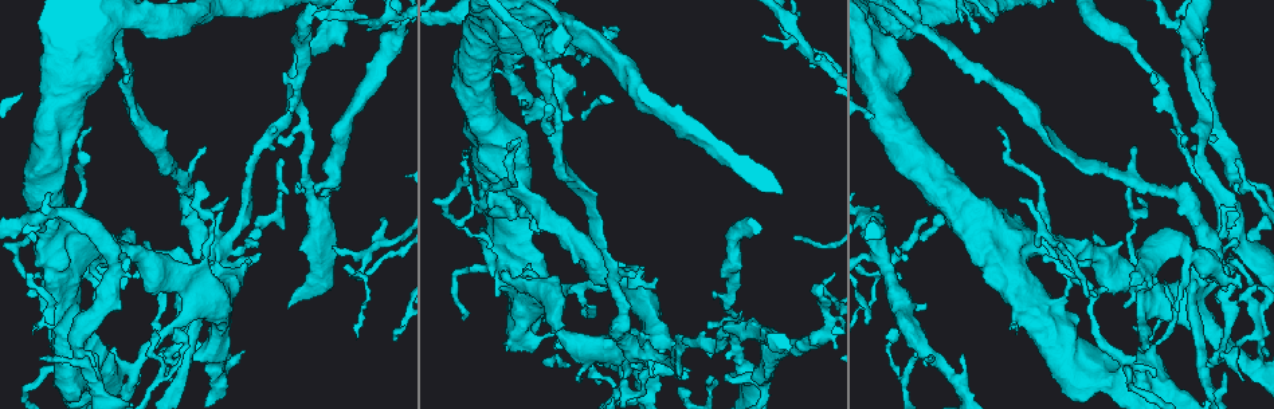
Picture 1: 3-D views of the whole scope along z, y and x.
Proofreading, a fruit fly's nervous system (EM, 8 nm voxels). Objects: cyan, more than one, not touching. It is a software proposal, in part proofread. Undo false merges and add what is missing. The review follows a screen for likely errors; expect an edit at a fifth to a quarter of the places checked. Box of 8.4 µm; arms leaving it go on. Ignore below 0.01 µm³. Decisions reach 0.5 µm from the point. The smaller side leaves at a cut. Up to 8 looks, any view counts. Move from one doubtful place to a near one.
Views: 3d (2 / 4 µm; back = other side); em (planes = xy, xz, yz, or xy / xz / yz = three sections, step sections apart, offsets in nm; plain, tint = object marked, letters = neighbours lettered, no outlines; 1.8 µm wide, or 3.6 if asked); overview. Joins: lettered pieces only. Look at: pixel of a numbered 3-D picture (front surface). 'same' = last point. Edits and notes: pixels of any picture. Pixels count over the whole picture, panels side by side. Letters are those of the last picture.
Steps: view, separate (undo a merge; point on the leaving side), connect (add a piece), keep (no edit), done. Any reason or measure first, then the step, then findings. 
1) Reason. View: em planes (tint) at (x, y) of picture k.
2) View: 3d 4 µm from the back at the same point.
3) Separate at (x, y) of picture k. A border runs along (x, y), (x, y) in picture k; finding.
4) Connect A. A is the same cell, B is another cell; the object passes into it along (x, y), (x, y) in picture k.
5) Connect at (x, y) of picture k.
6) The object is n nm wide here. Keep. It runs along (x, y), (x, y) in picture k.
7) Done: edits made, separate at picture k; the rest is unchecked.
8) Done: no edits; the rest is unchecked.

Sharp bend. View: em planes (tint) at (1067, 278) of picture 1.

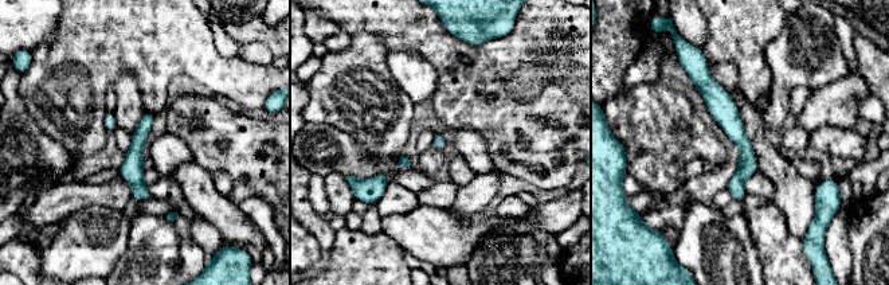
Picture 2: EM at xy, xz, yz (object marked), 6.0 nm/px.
What lies round it. View: em planes (letters) at the same point.

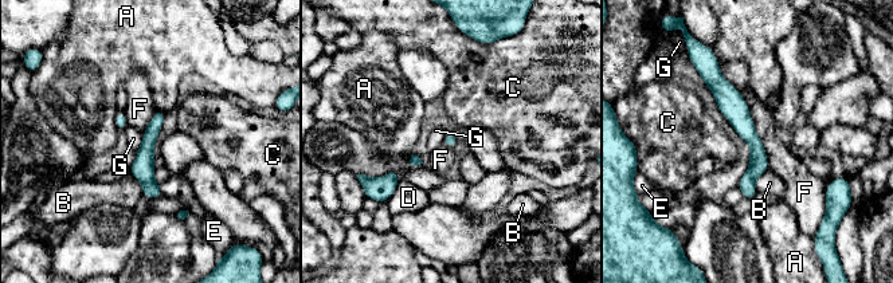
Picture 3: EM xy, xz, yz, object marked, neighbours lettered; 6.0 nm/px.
The longest contact is with F, 700 nm. Keep. A, B, C, D, E, F and G are other cells; a border runs along (717, 61), (748, 107), (770, 168) in picture 3; all the same neuron.

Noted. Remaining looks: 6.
View: 3d 4 µm at (609, 352) of picture 1.

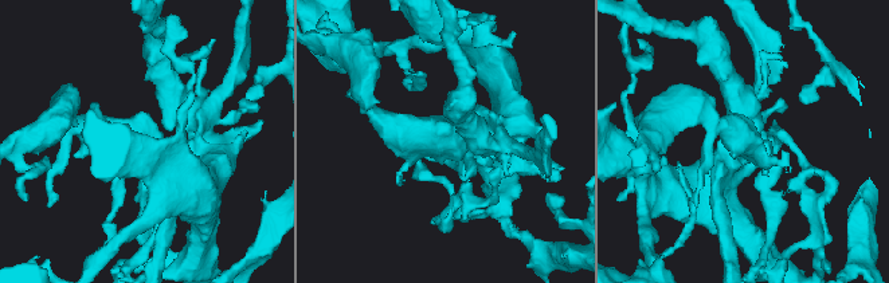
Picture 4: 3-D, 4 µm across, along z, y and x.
Now the EM. View: em yz step 4 (tint) at (444, 140) of picture 4.

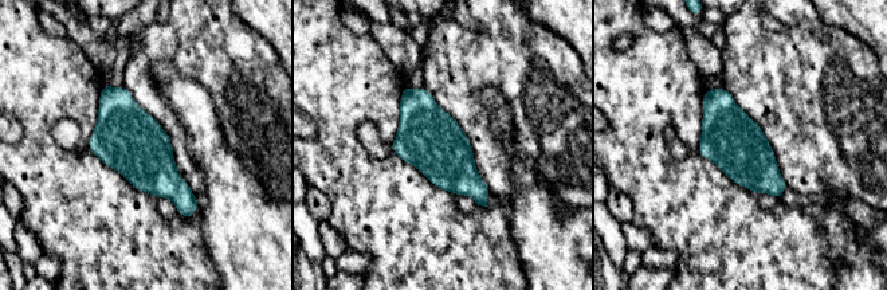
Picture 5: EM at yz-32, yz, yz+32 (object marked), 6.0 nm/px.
Cut it another way. View: em planes (letters) at the same point.

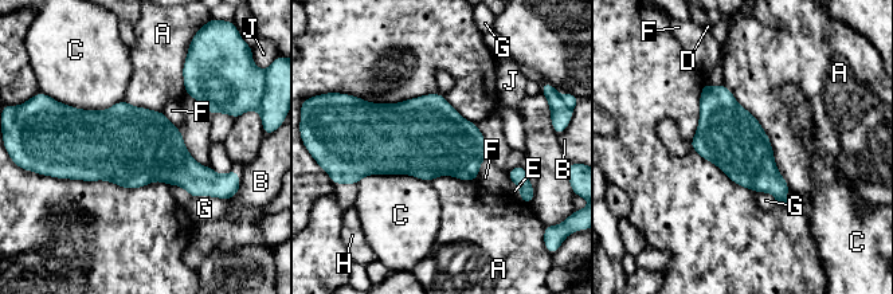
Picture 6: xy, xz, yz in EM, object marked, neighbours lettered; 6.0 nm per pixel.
The longest contact is with A, 750 nm. Keep. A, B, C, D, E, F, G, H and J are other cells; a border runs along (724, 83), (768, 137), (790, 188) in picture 6; all the same neuron.

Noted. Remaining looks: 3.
Abrupt turn. View: em 3.6 µm planes (letters) at (217, 365) of picture 1.

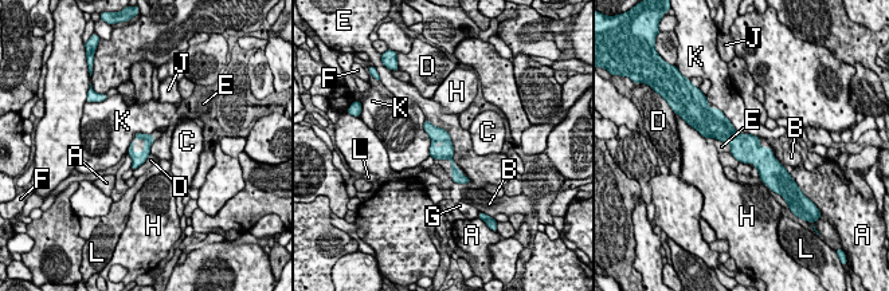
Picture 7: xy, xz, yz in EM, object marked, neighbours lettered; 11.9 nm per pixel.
The object is 260 nm wide here. Keep. A, B, C, D, E, F, G, H, J, K and L are other cells; it runs along (708, 132), (728, 133), (774, 168) in picture 7; continuous, no second neuron.

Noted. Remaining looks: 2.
Done: no edits; the rest is unchecked.

